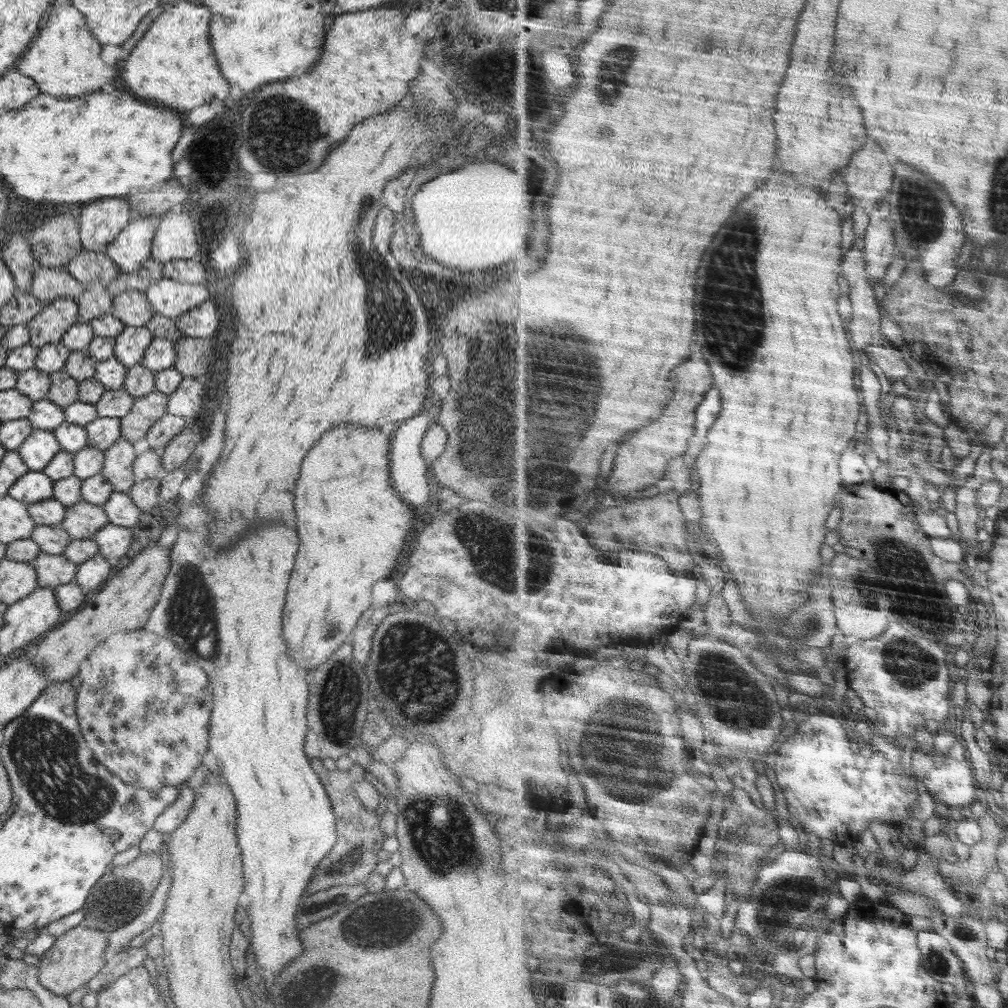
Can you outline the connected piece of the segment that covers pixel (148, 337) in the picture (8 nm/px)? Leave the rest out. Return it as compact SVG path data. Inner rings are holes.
M125 326L115 337L113 355L126 367L139 364L153 338L153 334L145 326Z

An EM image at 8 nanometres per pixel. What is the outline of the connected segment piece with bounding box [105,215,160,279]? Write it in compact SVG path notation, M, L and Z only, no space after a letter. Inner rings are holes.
M142 215L128 223L120 234L106 247L105 254L122 271L124 278L137 278L142 266L151 257L153 236L160 216Z

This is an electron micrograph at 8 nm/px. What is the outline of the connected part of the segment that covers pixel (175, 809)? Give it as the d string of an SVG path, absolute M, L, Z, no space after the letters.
M185 782L181 784L179 795L164 813L162 813L153 824L153 829L162 832L165 836L176 830L185 822L187 814L190 813L195 799L195 788L188 786Z

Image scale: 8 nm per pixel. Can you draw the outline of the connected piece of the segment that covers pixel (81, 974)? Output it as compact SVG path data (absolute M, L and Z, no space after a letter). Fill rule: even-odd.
M85 923L61 934L53 946L39 957L37 967L40 984L54 995L61 997L68 997L75 990L79 990L105 965L104 950L108 945L107 934L108 932L92 929Z

